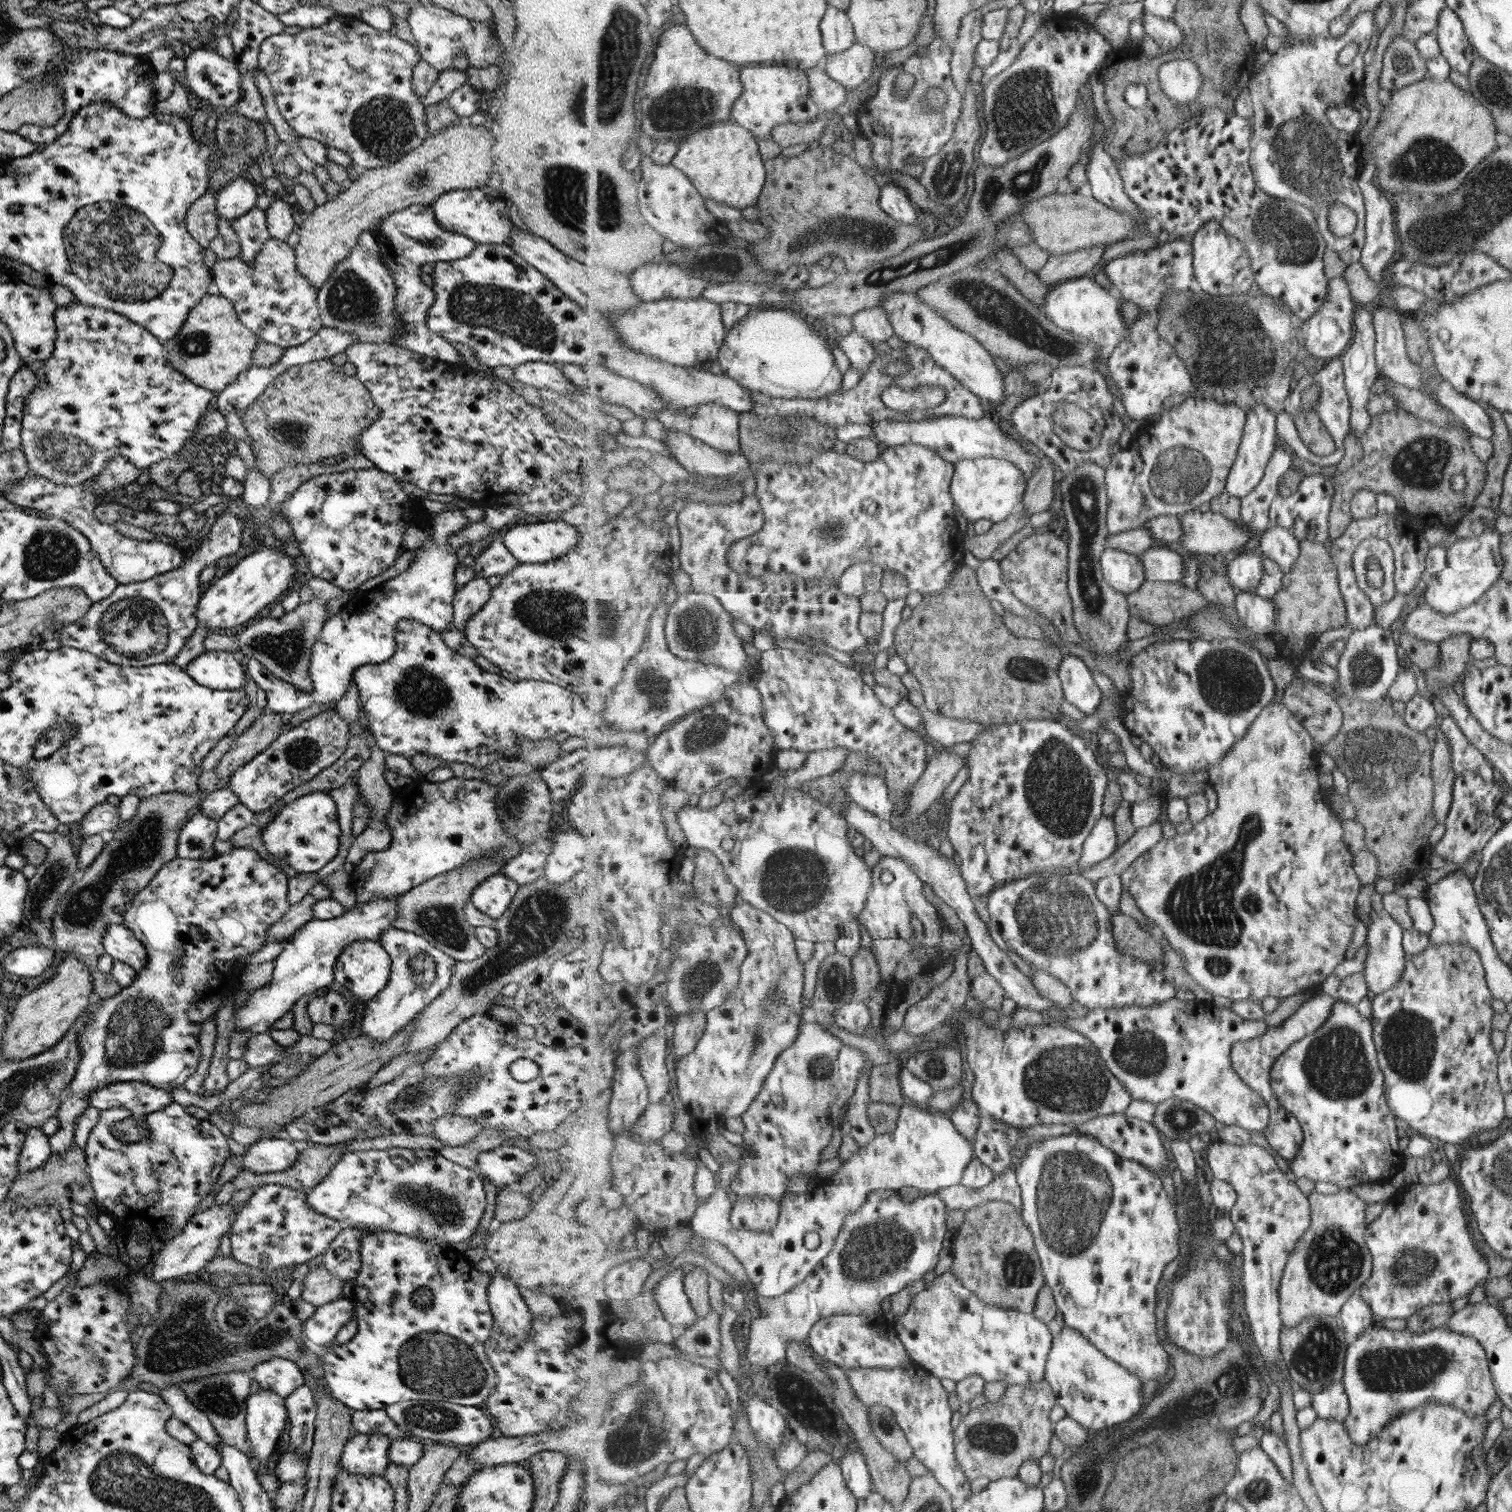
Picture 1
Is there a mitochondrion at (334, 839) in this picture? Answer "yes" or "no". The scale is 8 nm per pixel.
no

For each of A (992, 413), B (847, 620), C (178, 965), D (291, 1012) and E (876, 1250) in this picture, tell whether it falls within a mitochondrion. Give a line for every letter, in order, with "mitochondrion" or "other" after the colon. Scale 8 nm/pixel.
A: other
B: other
C: mitochondrion
D: other
E: mitochondrion

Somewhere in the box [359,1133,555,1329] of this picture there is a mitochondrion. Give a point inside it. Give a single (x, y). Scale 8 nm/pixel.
(435, 1205)

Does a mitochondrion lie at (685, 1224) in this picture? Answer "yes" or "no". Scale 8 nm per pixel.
no

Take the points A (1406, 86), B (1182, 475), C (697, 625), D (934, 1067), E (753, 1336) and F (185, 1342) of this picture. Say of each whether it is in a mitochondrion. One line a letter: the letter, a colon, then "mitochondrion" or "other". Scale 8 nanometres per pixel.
A: other
B: mitochondrion
C: mitochondrion
D: mitochondrion
E: other
F: mitochondrion

